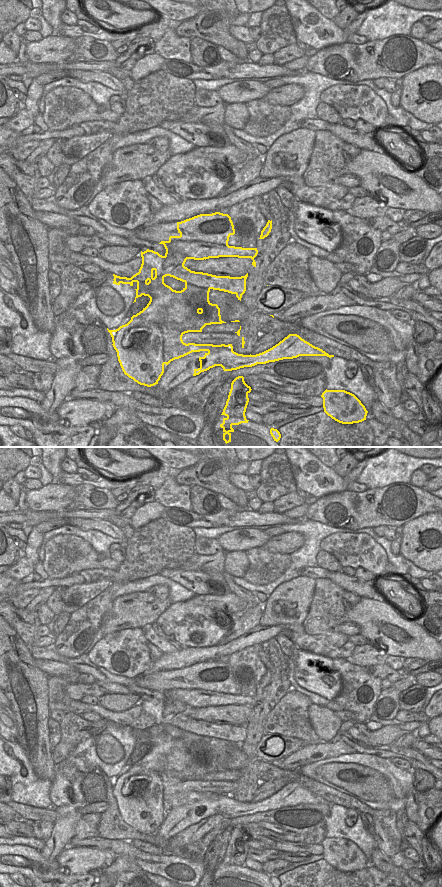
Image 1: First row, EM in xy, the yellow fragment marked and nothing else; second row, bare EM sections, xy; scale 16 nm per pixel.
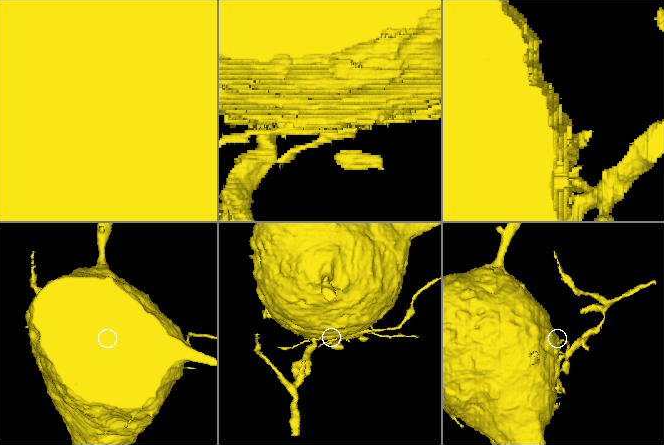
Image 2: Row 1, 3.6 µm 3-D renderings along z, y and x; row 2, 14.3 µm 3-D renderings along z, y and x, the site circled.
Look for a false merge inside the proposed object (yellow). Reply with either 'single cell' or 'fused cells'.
single cell

